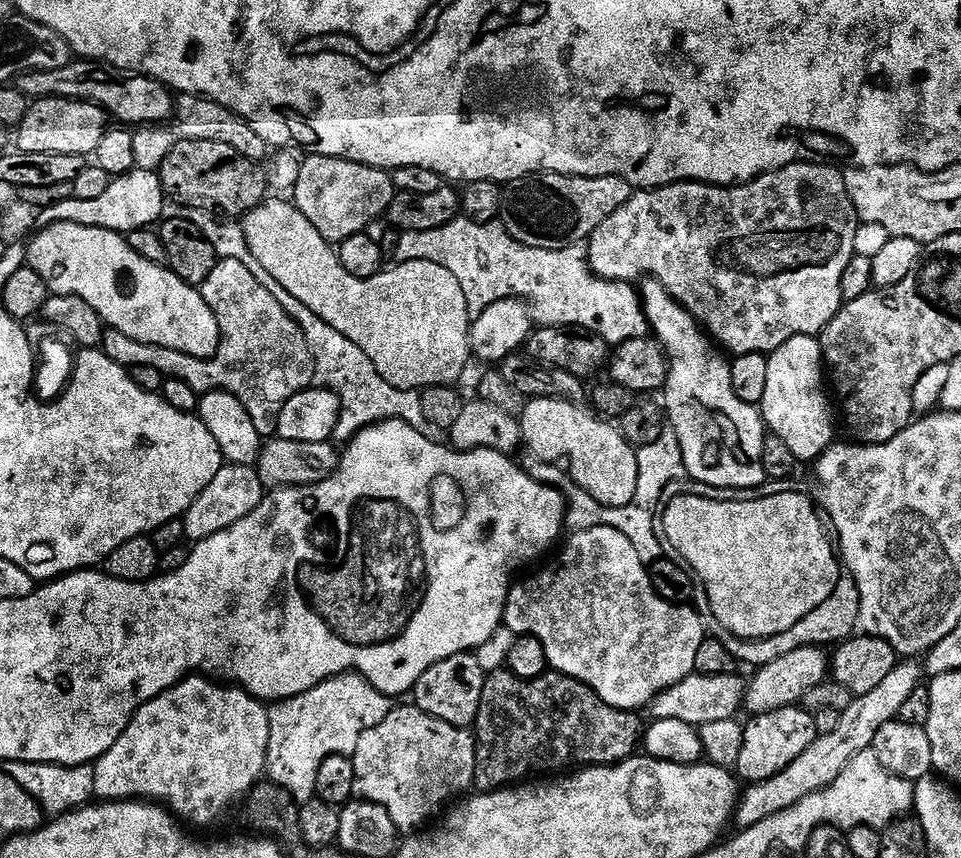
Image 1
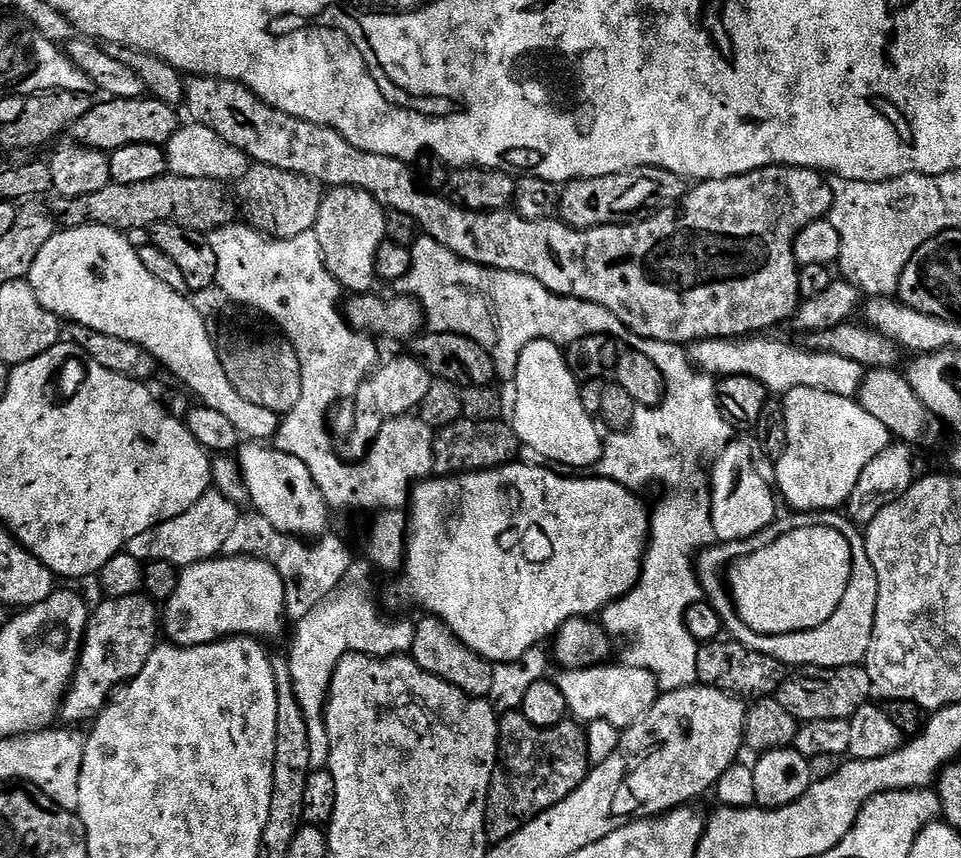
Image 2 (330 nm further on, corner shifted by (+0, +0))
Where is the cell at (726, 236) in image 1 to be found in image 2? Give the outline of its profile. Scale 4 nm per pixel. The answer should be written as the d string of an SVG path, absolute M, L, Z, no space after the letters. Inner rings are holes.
M192 76L184 86L184 104L186 109L195 123L206 126L218 134L230 146L242 150L248 155L249 161L256 164L265 164L278 170L293 172L299 176L308 176L311 180L327 186L329 189L334 188L361 188L364 192L369 192L377 202L385 209L393 212L408 214L414 218L417 225L422 229L423 235L434 238L446 250L450 250L456 256L462 257L463 260L469 260L471 264L480 264L483 268L497 268L507 272L517 272L526 274L542 286L546 286L556 296L571 296L573 300L585 300L591 304L602 306L610 310L623 322L625 329L629 333L640 336L641 341L657 340L663 344L678 344L681 346L691 346L702 340L735 340L737 338L748 338L753 334L764 334L767 328L772 328L775 324L791 321L796 315L796 309L800 307L802 301L800 298L800 265L796 262L796 239L800 237L801 232L805 232L812 224L823 221L832 210L832 186L831 183L821 173L815 172L812 168L764 168L761 172L751 172L745 176L735 176L725 180L705 180L697 183L696 188L687 193L679 204L662 212L657 212L639 222L630 224L618 224L611 228L590 228L587 230L577 230L568 227L567 224L559 219L543 220L542 222L526 222L522 217L513 214L511 211L502 212L467 212L465 208L459 208L451 200L440 194L429 194L427 191L416 189L416 180L412 177L412 172L407 163L403 160L395 160L389 156L379 156L363 152L354 147L346 138L342 138L330 128L323 128L317 124L311 124L305 120L294 118L290 114L280 112L276 108L271 108L266 101L259 100L248 91L242 84L236 83L235 80L217 80L215 76Z

